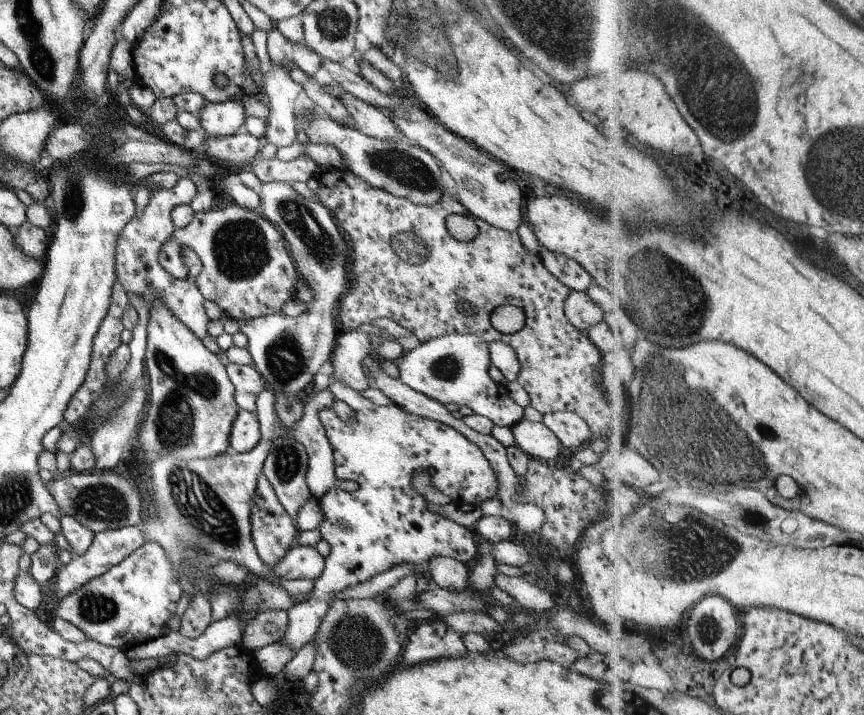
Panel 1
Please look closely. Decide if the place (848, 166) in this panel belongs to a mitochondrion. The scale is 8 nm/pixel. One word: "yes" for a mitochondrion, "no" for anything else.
yes

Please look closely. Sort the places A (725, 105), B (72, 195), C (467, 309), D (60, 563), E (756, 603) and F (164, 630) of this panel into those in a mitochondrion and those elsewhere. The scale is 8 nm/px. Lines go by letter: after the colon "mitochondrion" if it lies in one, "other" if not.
A: mitochondrion
B: mitochondrion
C: other
D: other
E: other
F: other

